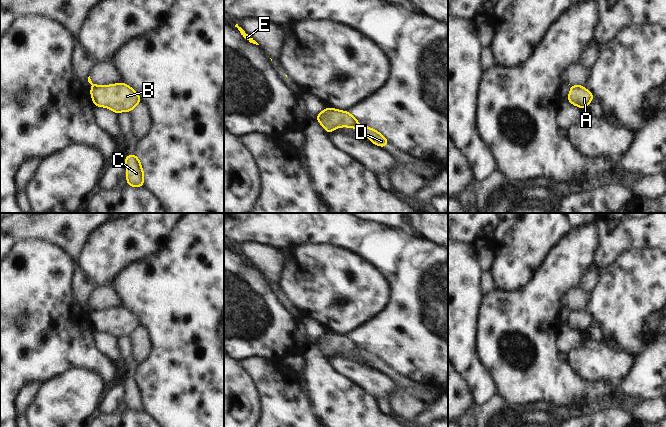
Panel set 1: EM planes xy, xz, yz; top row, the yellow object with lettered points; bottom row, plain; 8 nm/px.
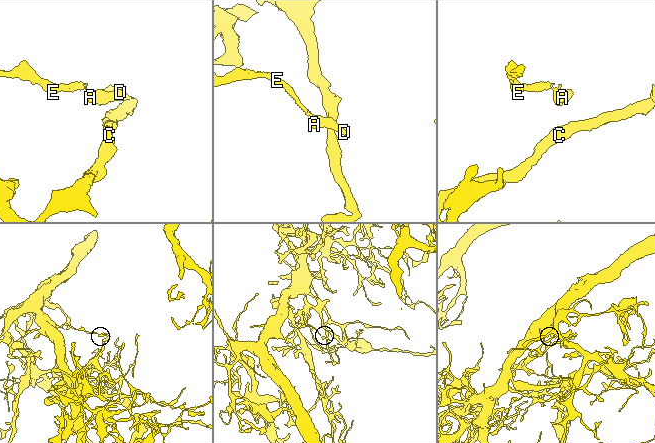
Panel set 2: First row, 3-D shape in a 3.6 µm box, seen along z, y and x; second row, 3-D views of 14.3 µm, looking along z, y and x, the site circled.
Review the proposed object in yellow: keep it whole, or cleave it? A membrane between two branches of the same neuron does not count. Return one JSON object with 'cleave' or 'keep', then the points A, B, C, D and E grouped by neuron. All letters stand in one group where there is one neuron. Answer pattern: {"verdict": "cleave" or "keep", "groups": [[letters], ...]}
{"verdict": "cleave", "groups": [["A", "B", "D"], ["C", "E"]]}

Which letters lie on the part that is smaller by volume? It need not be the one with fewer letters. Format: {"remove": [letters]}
{"remove": ["A", "B", "D"]}

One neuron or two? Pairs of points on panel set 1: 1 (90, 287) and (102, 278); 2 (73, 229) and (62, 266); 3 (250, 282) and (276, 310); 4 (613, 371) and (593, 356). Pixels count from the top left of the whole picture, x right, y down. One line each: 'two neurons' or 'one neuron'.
1: two neurons
2: two neurons
3: one neuron
4: one neuron

